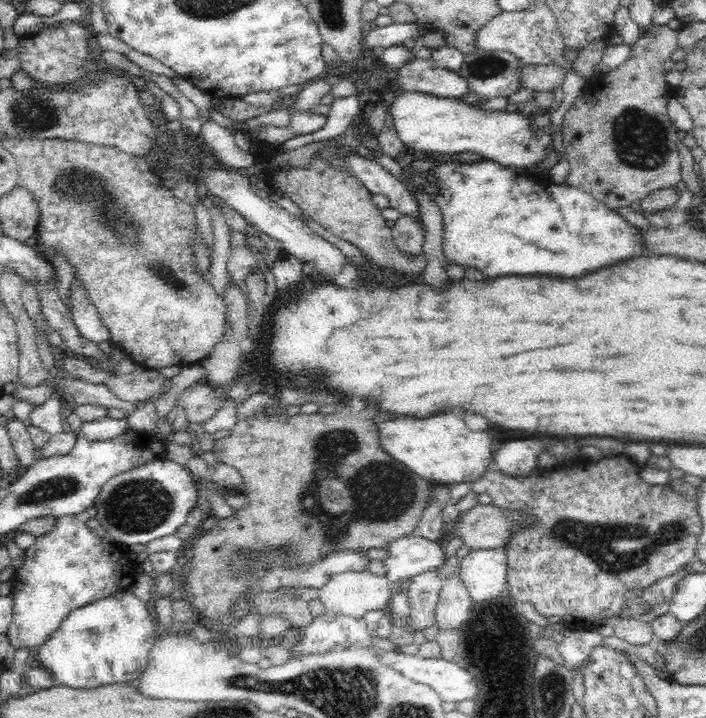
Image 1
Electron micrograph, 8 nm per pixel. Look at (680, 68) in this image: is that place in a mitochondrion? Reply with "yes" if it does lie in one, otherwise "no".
no

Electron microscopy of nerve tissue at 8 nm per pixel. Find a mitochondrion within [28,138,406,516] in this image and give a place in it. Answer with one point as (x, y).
(121, 221)

